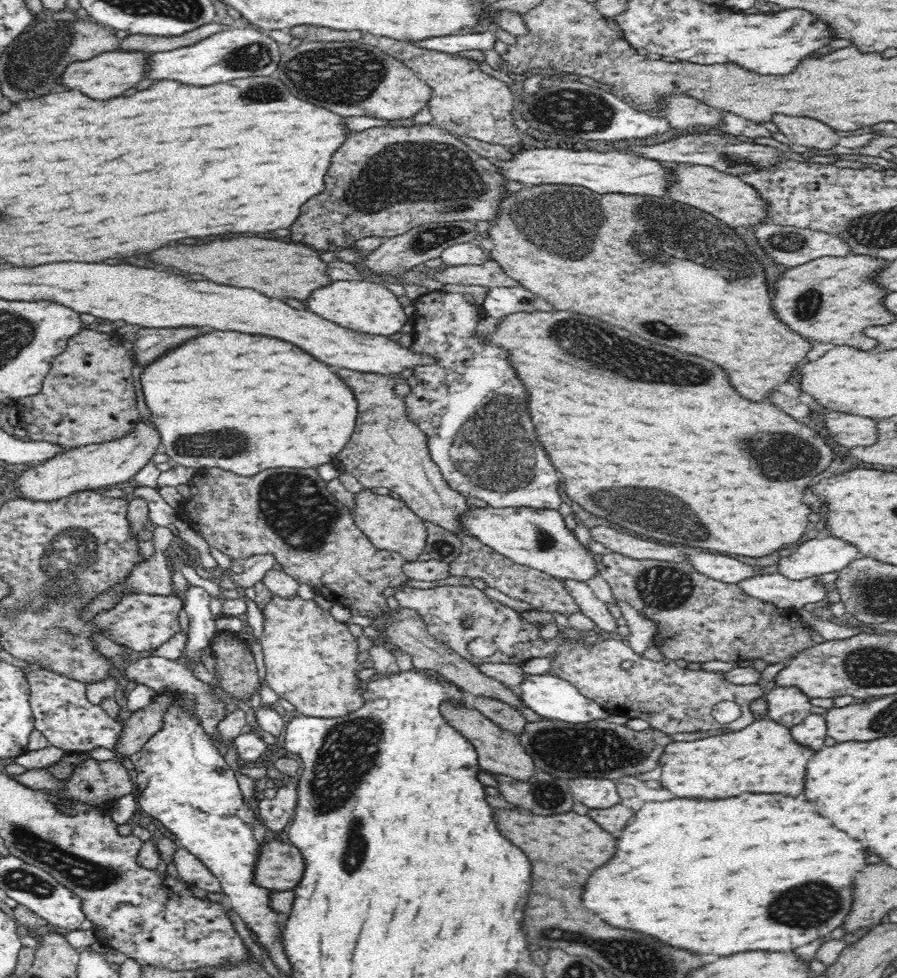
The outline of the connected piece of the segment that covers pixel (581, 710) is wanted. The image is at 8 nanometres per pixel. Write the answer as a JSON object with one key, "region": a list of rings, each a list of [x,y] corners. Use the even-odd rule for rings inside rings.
{"region":[[[551,672],[542,676],[524,674],[520,685],[516,685],[513,692],[518,696],[523,707],[529,708],[544,719],[567,720],[578,723],[594,719],[606,719],[610,716],[596,702],[580,694],[570,682],[554,676]]]}

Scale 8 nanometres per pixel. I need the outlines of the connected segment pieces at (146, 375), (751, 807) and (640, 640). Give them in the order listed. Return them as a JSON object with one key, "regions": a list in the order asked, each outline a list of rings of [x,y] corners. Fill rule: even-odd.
{"regions":[[[[214,330],[214,332],[210,332],[210,334],[202,334],[202,336],[196,336],[196,338],[190,338],[190,340],[186,340],[184,344],[180,344],[180,346],[172,348],[170,352],[162,354],[162,356],[160,356],[160,358],[156,358],[154,362],[150,362],[148,366],[144,366],[142,376],[140,376],[140,386],[142,386],[144,402],[146,402],[148,410],[150,410],[150,412],[152,412],[152,416],[154,416],[154,424],[152,424],[152,426],[154,426],[154,429],[159,434],[161,450],[174,459],[176,464],[180,466],[189,466],[190,468],[197,469],[199,471],[209,468],[219,468],[246,478],[257,476],[260,472],[266,472],[268,468],[282,468],[282,466],[286,466],[286,468],[308,468],[308,470],[305,471],[309,472],[310,468],[314,468],[315,470],[316,466],[319,467],[320,464],[330,462],[330,460],[332,460],[332,456],[334,456],[334,454],[338,454],[338,452],[344,448],[344,444],[348,442],[348,438],[350,438],[350,434],[352,434],[352,430],[354,430],[354,420],[356,420],[356,402],[354,402],[354,396],[352,396],[352,392],[348,390],[348,386],[346,386],[346,384],[344,384],[336,374],[332,374],[330,370],[326,370],[326,368],[324,368],[324,364],[320,364],[320,362],[312,360],[312,356],[308,356],[308,354],[300,352],[300,350],[298,350],[298,348],[294,348],[292,344],[284,344],[284,342],[280,342],[280,340],[272,340],[272,338],[264,338],[264,336],[248,336],[248,334],[238,334],[238,332],[220,332],[220,330]],[[238,438],[242,438],[242,440],[244,440],[244,448],[242,448],[240,452],[238,452]]],[[[744,794],[732,800],[666,800],[666,802],[648,802],[634,814],[634,818],[624,826],[622,834],[616,840],[616,852],[614,856],[596,868],[582,890],[582,906],[594,912],[600,920],[604,920],[608,926],[618,930],[632,930],[640,932],[644,936],[652,936],[660,940],[666,946],[694,952],[694,954],[714,954],[714,956],[730,956],[738,952],[750,952],[750,950],[768,950],[768,952],[788,953],[798,946],[810,944],[816,938],[822,938],[834,932],[846,918],[850,910],[850,884],[852,876],[868,864],[866,860],[868,852],[860,848],[860,844],[852,838],[846,838],[834,830],[834,846],[816,846],[816,812],[810,808],[810,804],[800,794],[798,798],[788,796],[758,796],[758,794]],[[836,876],[842,876],[842,890],[836,884]]],[[[616,599],[616,604],[619,606],[623,617],[627,621],[628,630],[630,633],[625,636],[627,645],[638,655],[652,645],[653,636],[656,634],[656,625],[646,617],[640,615],[633,606],[630,606],[623,600]]]]}

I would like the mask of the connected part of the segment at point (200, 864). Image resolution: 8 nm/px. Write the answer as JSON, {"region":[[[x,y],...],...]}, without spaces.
{"region":[[[179,845],[174,848],[171,863],[174,864],[180,878],[190,886],[225,895],[225,890],[218,878],[212,874],[200,857],[192,854],[187,848]]]}

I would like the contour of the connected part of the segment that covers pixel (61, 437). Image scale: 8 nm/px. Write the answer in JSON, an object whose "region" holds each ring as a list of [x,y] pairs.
{"region":[[[83,329],[68,340],[64,352],[57,356],[51,371],[43,380],[40,392],[17,400],[14,406],[21,416],[19,427],[28,432],[28,440],[56,445],[65,451],[89,444],[112,442],[131,435],[140,423],[136,400],[136,378],[132,374],[132,362],[128,360],[128,345],[116,333],[101,334]]]}

